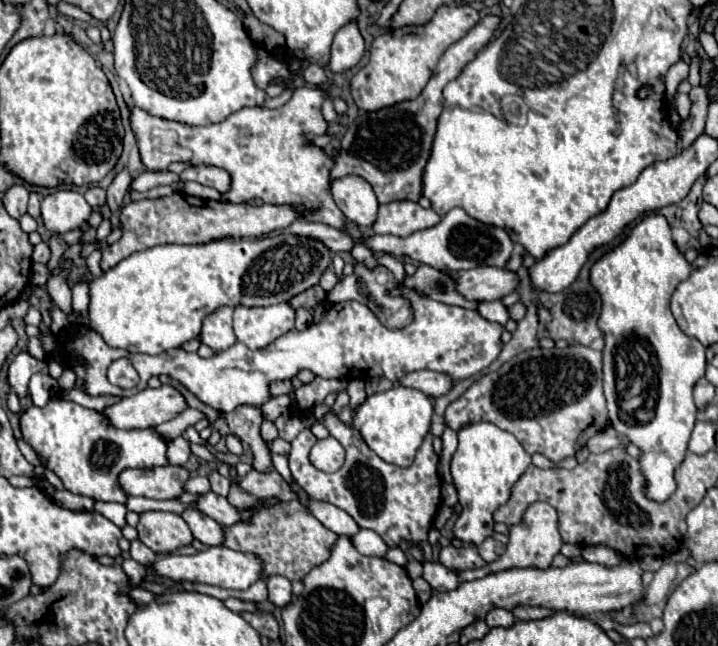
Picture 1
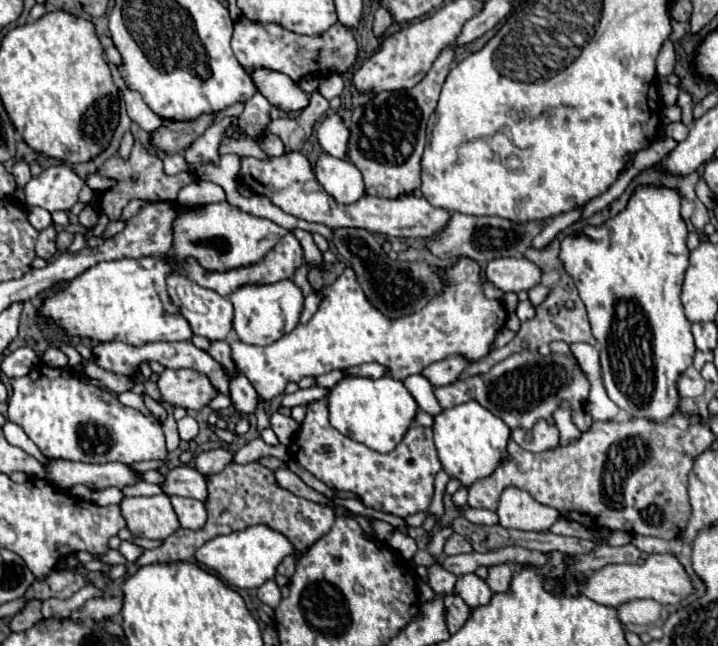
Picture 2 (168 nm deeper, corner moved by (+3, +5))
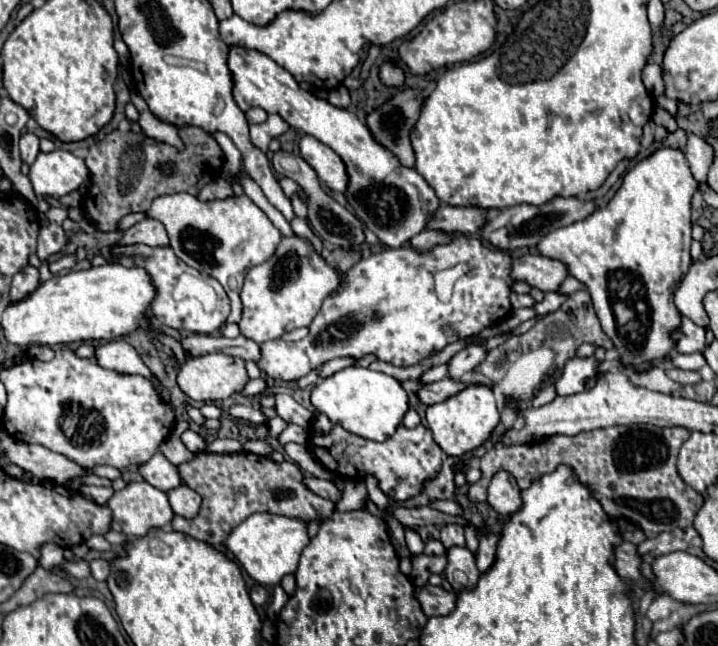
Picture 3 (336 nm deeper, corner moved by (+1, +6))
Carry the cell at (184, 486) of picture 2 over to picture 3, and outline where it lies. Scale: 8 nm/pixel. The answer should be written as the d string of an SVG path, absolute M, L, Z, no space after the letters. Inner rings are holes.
M157 452L155 456L151 456L151 460L143 462L139 466L139 474L151 486L155 486L155 488L159 488L163 492L169 492L169 490L173 490L173 488L177 488L177 486L183 484L177 468L161 452Z

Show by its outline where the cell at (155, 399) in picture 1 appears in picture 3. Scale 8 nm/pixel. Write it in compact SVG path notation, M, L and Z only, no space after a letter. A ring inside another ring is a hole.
M219 352L217 354L203 354L197 358L189 356L177 376L177 382L179 382L181 390L185 392L185 396L191 400L199 400L199 402L225 400L231 394L243 390L249 380L251 378L247 376L247 368L245 368L243 358L235 358L235 356L227 356L227 354L219 354Z

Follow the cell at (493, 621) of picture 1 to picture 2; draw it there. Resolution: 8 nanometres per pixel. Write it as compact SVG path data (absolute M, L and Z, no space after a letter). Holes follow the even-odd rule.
M465 575L457 579L455 585L455 593L469 605L469 607L481 607L481 605L489 605L493 591L489 589L489 585L485 581L481 581L477 575Z

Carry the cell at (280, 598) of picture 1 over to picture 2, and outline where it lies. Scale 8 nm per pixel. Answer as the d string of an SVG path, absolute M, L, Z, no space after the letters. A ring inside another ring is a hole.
M275 579L265 581L265 583L259 587L257 595L259 595L259 599L261 599L265 605L269 605L269 607L273 607L273 609L275 609L275 607L279 605L279 601L281 601L281 591L279 591L279 585L275 583Z

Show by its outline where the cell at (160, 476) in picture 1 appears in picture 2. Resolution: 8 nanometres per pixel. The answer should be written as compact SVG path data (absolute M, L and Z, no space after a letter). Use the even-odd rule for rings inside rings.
M51 459L47 465L47 479L57 483L59 487L73 487L85 485L89 489L103 491L107 487L129 487L141 481L141 475L121 463L105 463L105 465L91 465L91 463L73 463L63 459Z

